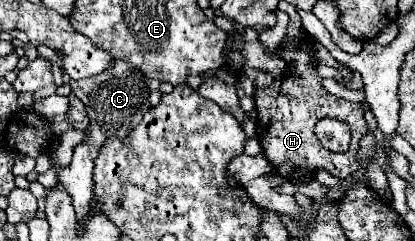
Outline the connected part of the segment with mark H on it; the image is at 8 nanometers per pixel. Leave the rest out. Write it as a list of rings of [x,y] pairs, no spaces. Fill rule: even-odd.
[[[307,32],[293,44],[281,42],[273,56],[267,54],[265,46],[255,42],[243,42],[239,34],[233,34],[233,44],[225,48],[227,68],[241,76],[245,74],[255,82],[255,108],[257,108],[257,138],[263,146],[265,158],[273,164],[273,172],[281,178],[297,184],[309,184],[315,178],[317,168],[329,170],[333,176],[351,176],[359,168],[359,142],[367,134],[367,122],[363,116],[361,102],[349,102],[331,96],[323,86],[315,70],[315,58],[311,50],[311,38]],[[333,116],[345,120],[351,128],[351,146],[345,154],[331,154],[317,144],[313,126],[325,118]]]

